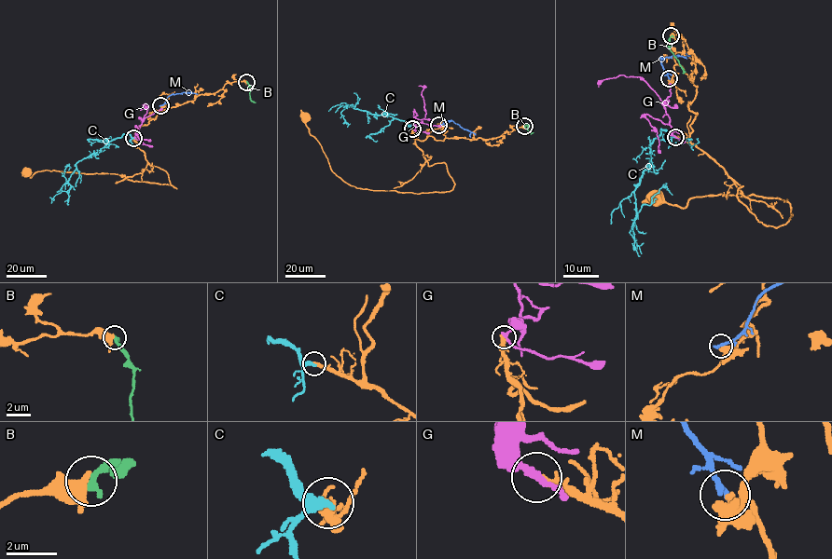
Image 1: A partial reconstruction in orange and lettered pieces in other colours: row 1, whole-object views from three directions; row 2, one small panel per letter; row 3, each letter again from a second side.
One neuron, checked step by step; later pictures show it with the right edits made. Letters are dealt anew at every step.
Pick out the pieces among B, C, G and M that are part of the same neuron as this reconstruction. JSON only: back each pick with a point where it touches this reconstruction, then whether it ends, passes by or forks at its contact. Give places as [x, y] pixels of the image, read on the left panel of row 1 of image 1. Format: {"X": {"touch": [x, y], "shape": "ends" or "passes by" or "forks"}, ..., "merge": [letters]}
{"C": {"touch": [133, 138], "shape": "ends"}, "merge": ["C"]}

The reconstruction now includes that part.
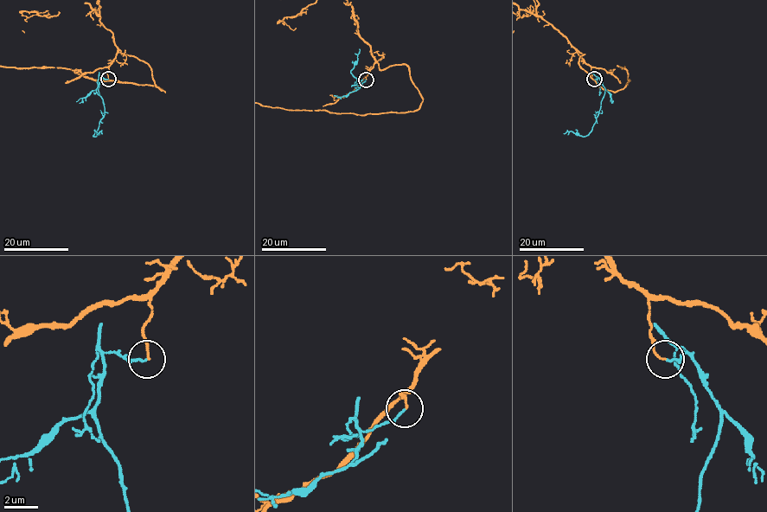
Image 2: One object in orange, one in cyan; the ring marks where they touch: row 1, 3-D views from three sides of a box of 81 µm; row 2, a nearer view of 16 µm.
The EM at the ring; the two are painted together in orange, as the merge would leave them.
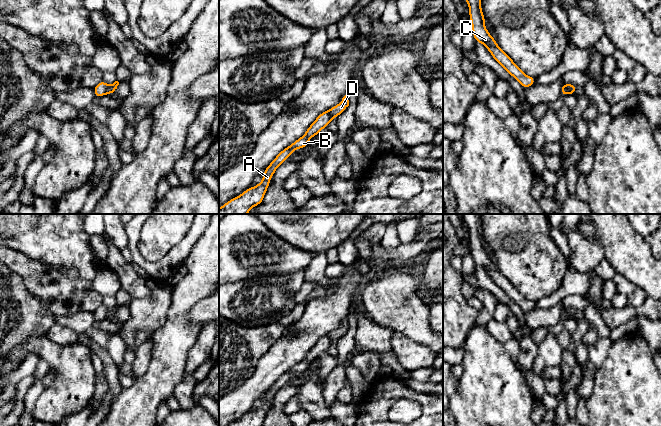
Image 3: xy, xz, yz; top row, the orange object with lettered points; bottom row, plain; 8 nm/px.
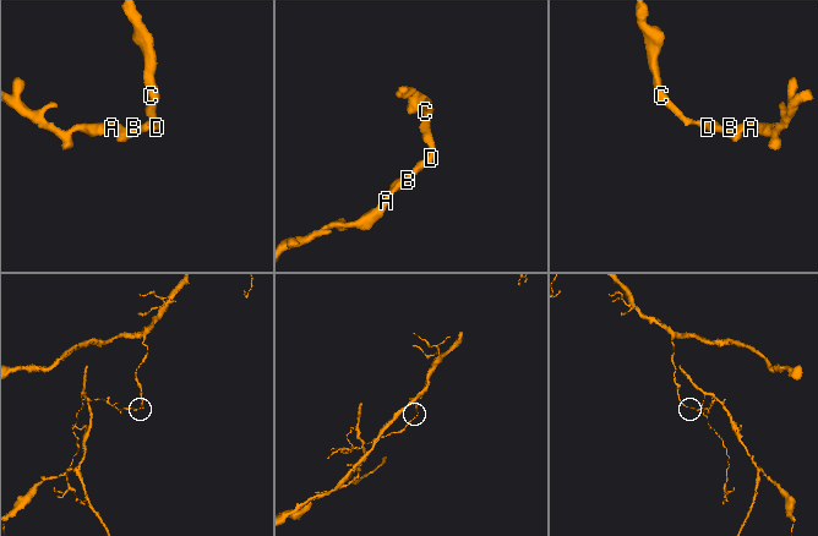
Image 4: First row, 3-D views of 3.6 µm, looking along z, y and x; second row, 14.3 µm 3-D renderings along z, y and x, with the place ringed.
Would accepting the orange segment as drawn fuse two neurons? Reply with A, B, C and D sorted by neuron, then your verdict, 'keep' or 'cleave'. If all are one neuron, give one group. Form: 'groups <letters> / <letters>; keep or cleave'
groups A B / C D; cleave

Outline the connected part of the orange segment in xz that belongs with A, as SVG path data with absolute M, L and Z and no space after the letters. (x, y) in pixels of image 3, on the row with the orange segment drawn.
M328 111L319 114L305 134L283 149L268 165L263 173L261 183L246 189L241 195L227 201L219 208L219 214L247 214L254 206L260 205L276 169L290 157L293 151L305 148L309 144L309 139L319 134L323 128L326 128L331 120L332 117Z

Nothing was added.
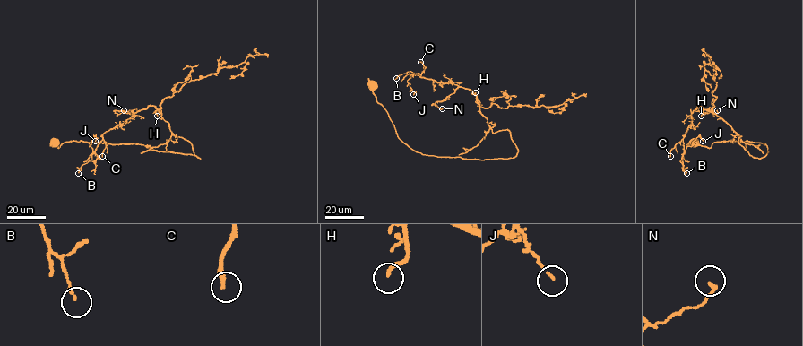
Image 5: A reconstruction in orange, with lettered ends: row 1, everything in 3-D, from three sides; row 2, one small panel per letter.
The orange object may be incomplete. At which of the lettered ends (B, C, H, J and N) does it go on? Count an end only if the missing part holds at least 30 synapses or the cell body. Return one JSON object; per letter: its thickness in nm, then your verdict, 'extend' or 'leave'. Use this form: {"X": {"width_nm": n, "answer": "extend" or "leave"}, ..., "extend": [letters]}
{"B": {"width_nm": 120, "answer": "leave"}, "C": {"width_nm": 200, "answer": "leave"}, "H": {"width_nm": 150, "answer": "leave"}, "J": {"width_nm": 100, "answer": "leave"}, "N": {"width_nm": 140, "answer": "leave"}, "extend": []}

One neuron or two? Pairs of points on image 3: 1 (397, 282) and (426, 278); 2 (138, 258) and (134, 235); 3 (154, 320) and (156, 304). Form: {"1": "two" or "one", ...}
{"1": "two", "2": "one", "3": "one"}

